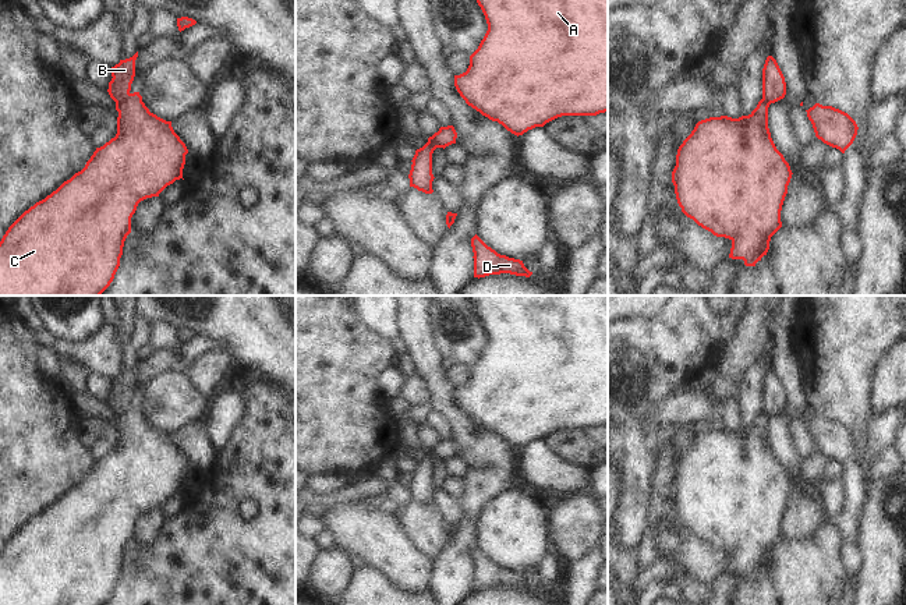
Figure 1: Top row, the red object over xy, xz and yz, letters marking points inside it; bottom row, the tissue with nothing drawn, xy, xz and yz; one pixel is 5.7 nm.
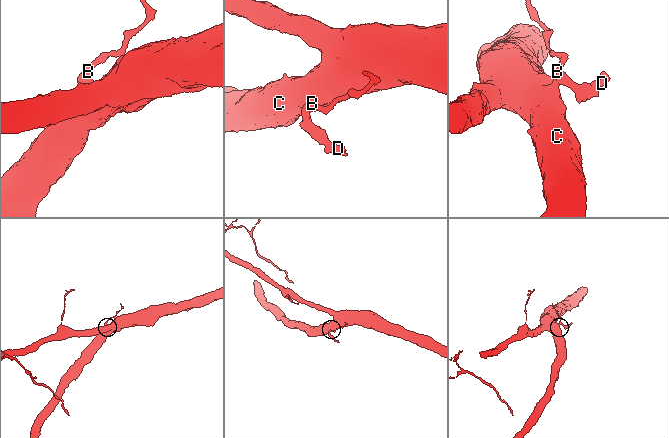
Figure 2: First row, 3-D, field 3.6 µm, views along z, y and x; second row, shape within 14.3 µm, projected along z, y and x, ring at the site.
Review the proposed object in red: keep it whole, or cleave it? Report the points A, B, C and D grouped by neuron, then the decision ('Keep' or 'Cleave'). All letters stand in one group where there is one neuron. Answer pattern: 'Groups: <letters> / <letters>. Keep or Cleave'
Groups: A C / B D. Cleave.

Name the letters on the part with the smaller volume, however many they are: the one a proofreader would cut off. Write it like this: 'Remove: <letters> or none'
Remove: B, D.

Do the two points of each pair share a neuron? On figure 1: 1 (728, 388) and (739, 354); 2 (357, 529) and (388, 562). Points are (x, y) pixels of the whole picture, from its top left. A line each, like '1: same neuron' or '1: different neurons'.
1: same neuron
2: same neuron

